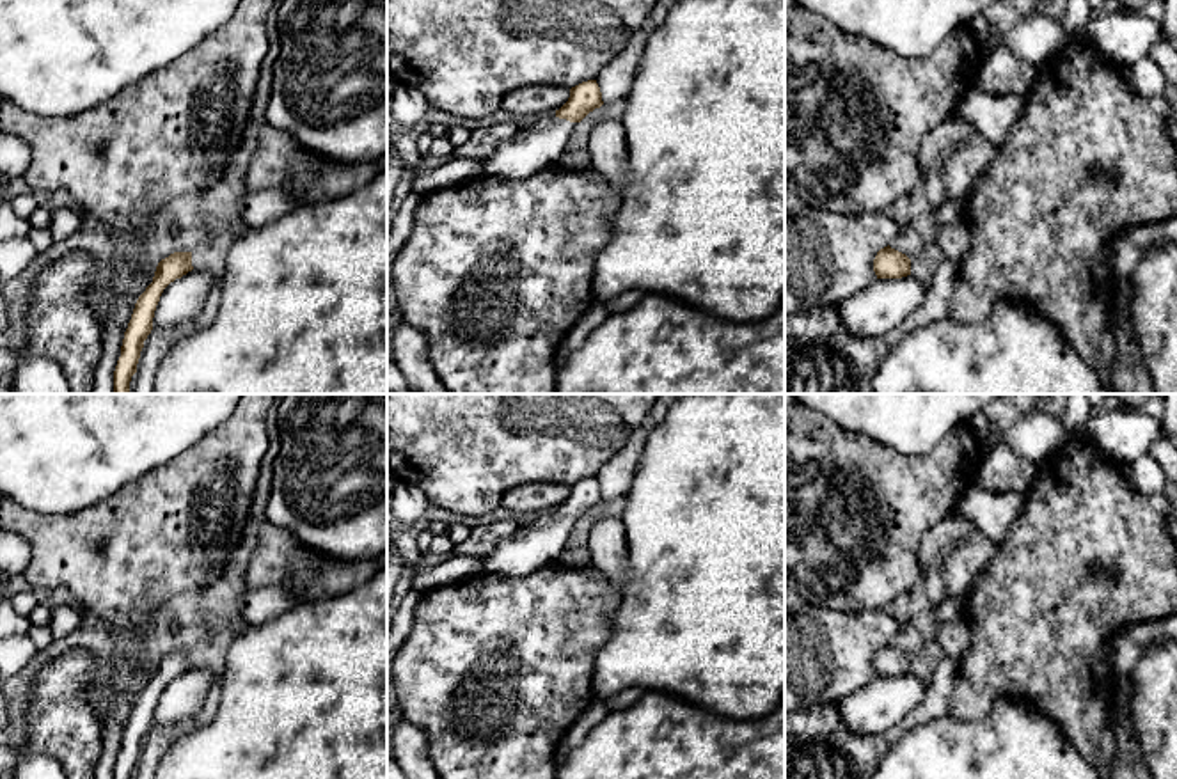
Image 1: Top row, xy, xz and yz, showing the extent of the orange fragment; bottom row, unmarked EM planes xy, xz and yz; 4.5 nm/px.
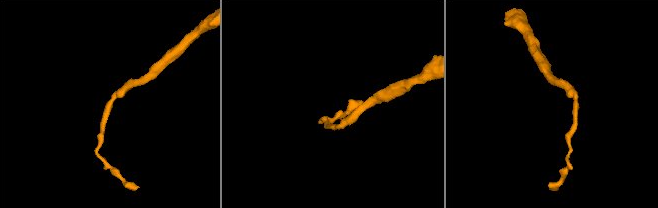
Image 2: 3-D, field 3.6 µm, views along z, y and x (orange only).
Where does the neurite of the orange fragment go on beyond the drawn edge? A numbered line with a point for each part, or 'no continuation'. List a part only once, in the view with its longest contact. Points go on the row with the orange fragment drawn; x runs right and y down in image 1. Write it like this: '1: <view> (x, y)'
1: xz (535, 148)

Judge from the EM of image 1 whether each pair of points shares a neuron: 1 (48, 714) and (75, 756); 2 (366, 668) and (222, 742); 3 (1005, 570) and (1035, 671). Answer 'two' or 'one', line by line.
1: one
2: one
3: one

